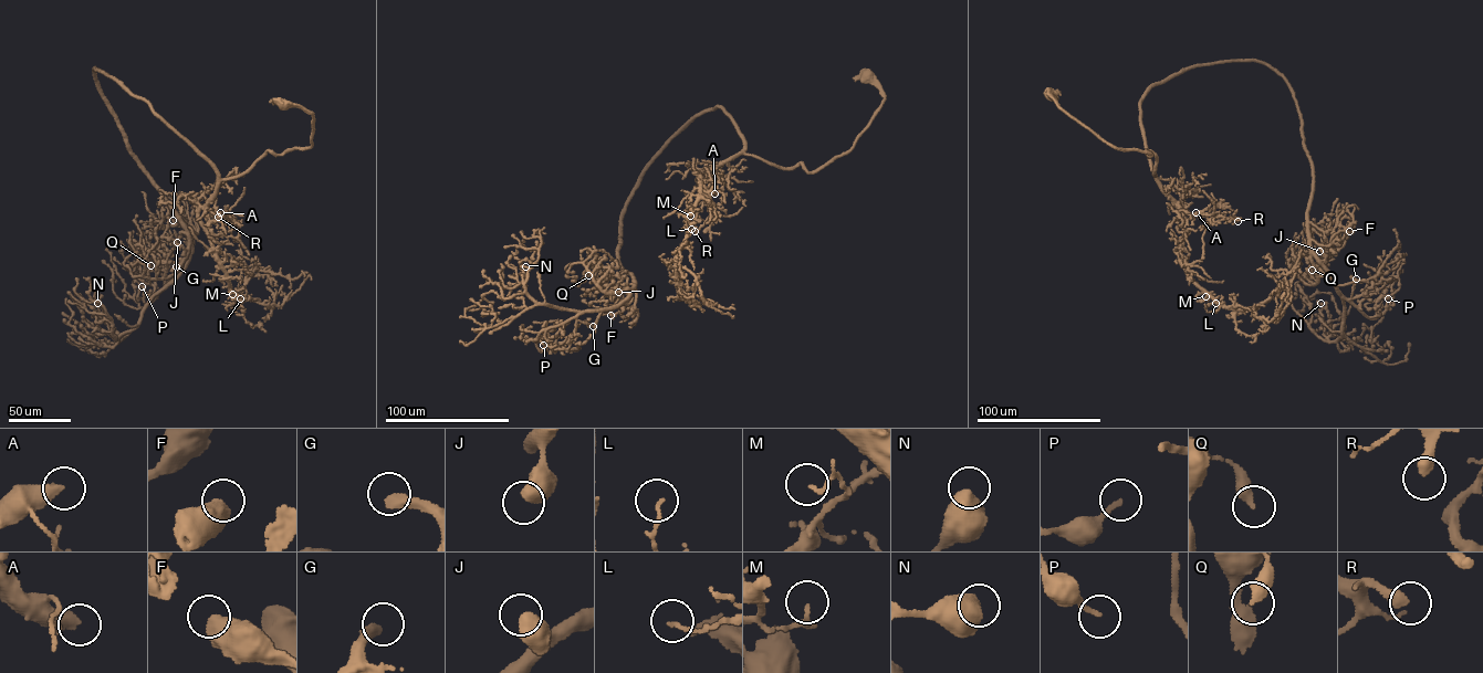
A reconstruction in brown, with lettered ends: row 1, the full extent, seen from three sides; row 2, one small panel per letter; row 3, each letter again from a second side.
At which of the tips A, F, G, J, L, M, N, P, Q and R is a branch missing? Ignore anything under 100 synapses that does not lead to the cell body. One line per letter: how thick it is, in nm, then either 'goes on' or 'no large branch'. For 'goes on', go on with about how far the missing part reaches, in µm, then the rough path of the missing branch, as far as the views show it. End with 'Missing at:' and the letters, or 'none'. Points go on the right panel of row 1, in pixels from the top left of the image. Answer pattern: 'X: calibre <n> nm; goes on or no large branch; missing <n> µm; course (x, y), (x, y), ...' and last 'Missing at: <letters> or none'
A: calibre 500 nm; no large branch
F: calibre 650 nm; no large branch
G: calibre 420 nm; goes on; missing 60 µm
J: calibre 600 nm; no large branch
L: calibre 130 nm; no large branch
M: calibre 160 nm; no large branch
N: calibre 600 nm; no large branch
P: calibre 170 nm; no large branch
Q: calibre 420 nm; no large branch
R: calibre 400 nm; no large branch
Missing at: G

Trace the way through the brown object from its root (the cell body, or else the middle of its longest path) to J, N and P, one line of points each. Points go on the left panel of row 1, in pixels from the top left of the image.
J: (284, 106), (313, 114), (311, 146), (267, 150), (221, 179), (94, 69), (129, 153), (186, 231), (177, 242)
N: (284, 106), (313, 114), (311, 146), (267, 150), (221, 179), (94, 69), (191, 251), (117, 338), (97, 303)
P: (284, 106), (313, 114), (311, 146), (267, 150), (221, 179), (94, 69), (191, 250), (142, 307), (142, 286)

